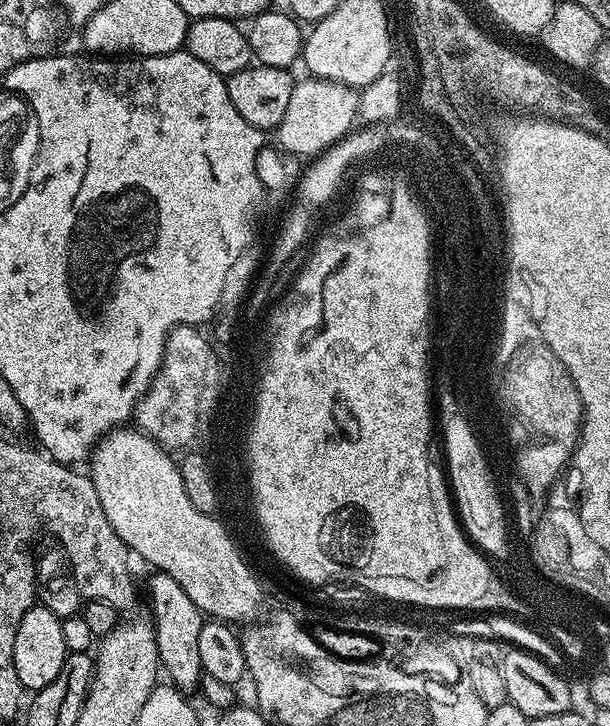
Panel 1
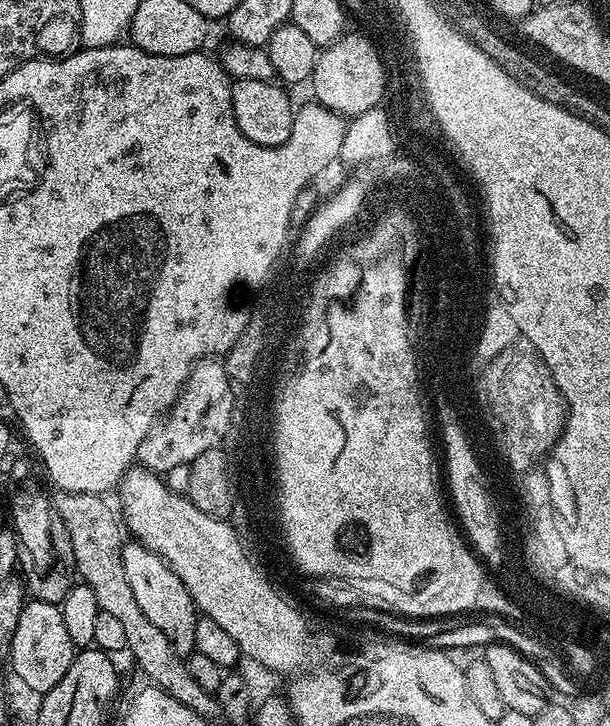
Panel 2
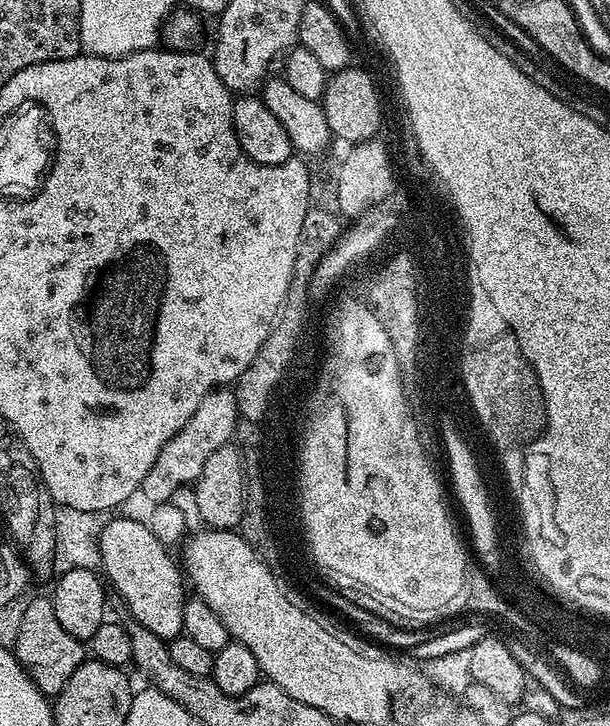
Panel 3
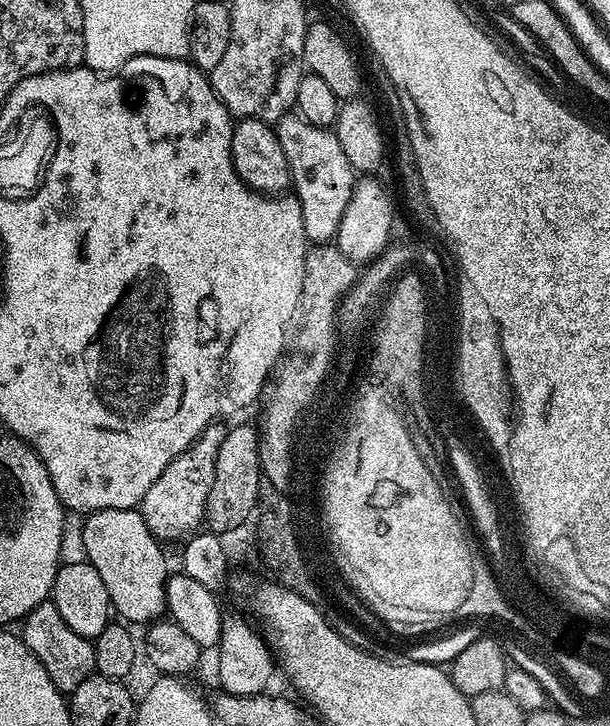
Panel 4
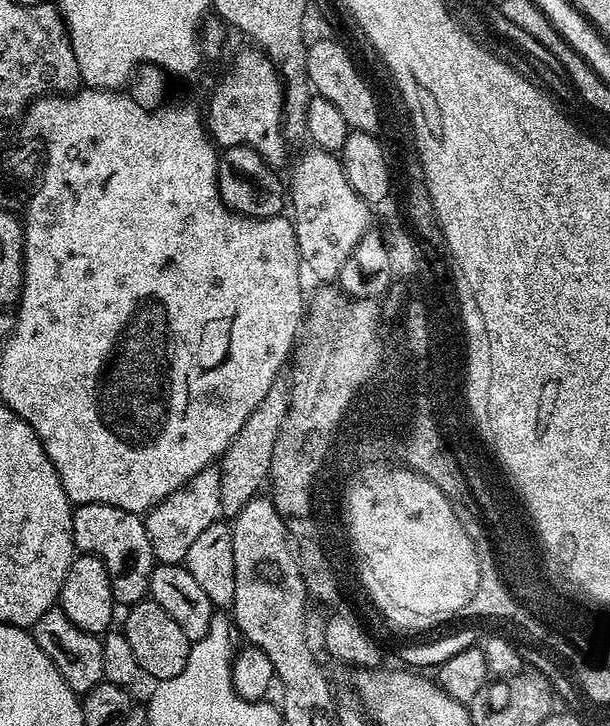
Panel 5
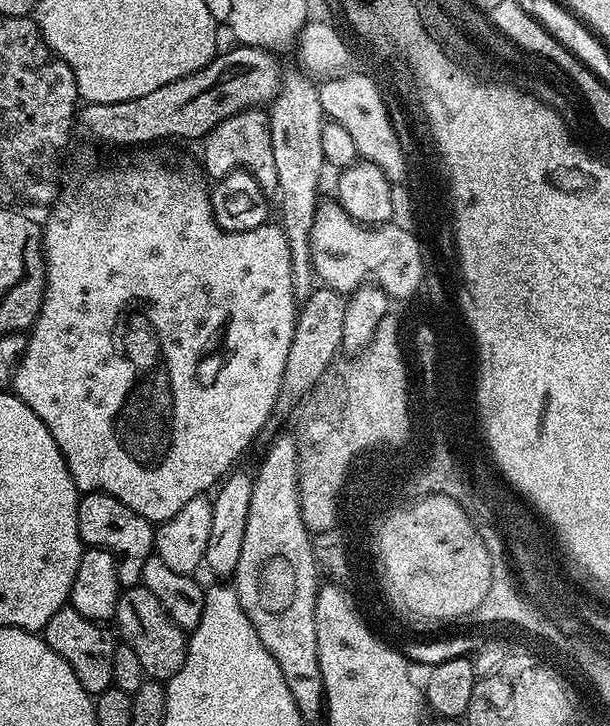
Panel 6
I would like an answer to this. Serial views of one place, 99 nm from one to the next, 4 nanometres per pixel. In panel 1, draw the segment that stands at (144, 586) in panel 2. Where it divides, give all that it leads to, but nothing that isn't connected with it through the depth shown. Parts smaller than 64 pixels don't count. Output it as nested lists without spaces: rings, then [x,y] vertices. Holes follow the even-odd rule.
[[[153,571],[148,580],[148,588],[152,591],[152,616],[150,623],[155,628],[157,654],[163,671],[168,671],[167,679],[185,694],[195,693],[199,689],[204,676],[202,658],[198,658],[198,633],[202,631],[205,615],[194,602],[190,602],[186,590],[170,578],[170,574]]]

